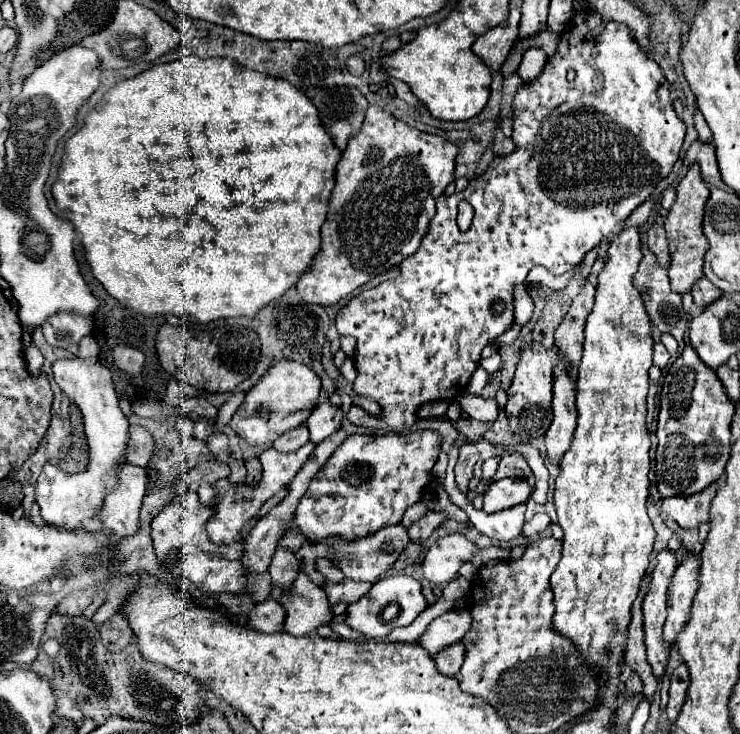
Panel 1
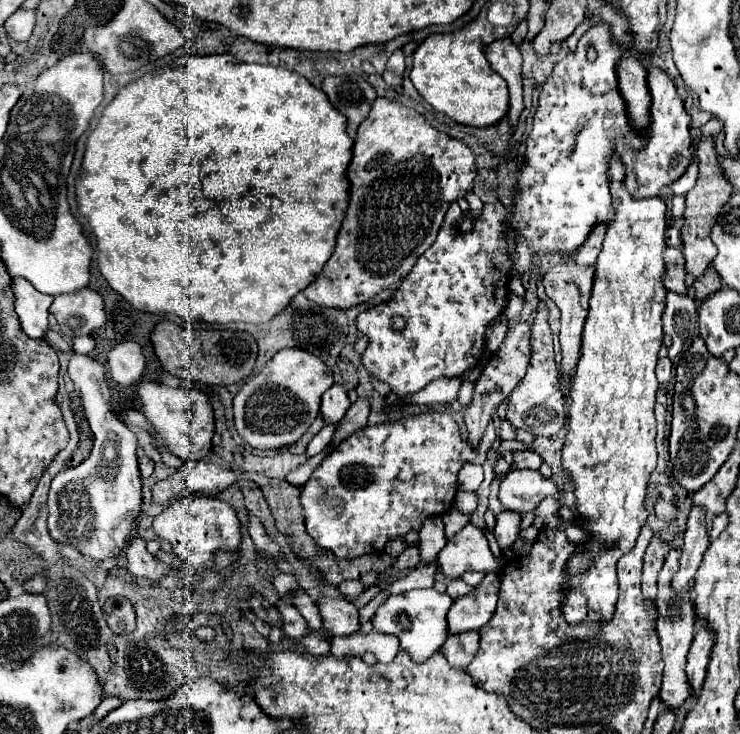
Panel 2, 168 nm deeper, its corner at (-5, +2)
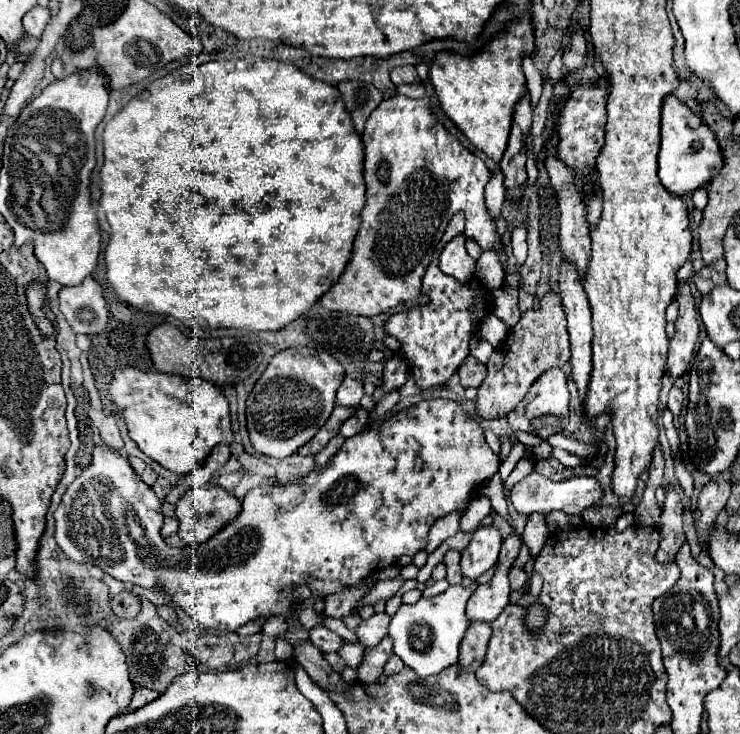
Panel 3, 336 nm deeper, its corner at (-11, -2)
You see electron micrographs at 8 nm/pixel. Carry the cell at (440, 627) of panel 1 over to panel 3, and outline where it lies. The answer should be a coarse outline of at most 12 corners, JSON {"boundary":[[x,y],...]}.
{"boundary":[[516,534],[504,540],[492,580],[478,586],[466,614],[494,622],[508,606],[508,572],[520,552]]}

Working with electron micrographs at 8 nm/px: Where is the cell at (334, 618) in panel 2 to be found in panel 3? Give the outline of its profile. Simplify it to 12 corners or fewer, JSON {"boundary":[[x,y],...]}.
{"boundary":[[386,612],[362,620],[356,636],[374,648],[388,634]]}

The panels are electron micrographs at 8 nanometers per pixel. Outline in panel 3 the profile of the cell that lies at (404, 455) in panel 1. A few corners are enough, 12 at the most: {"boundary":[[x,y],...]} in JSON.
{"boundary":[[458,402],[346,438],[172,548],[98,446],[56,510],[74,562],[206,630],[418,554],[500,458]]}

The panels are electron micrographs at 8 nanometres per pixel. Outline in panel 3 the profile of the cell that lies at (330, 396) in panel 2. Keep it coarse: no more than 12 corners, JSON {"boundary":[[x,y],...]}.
{"boundary":[[346,376],[336,402],[358,406],[364,396],[362,382]]}

